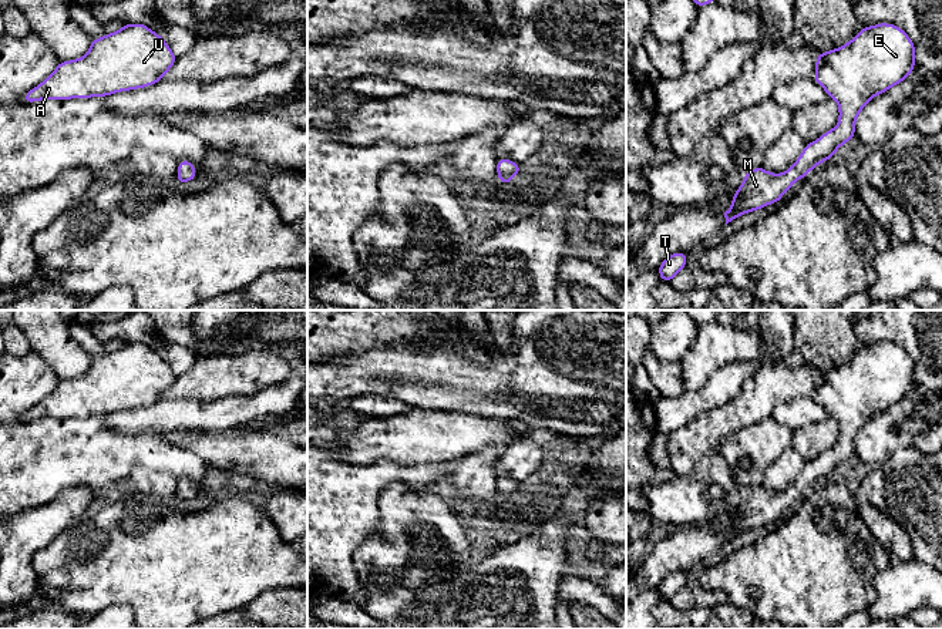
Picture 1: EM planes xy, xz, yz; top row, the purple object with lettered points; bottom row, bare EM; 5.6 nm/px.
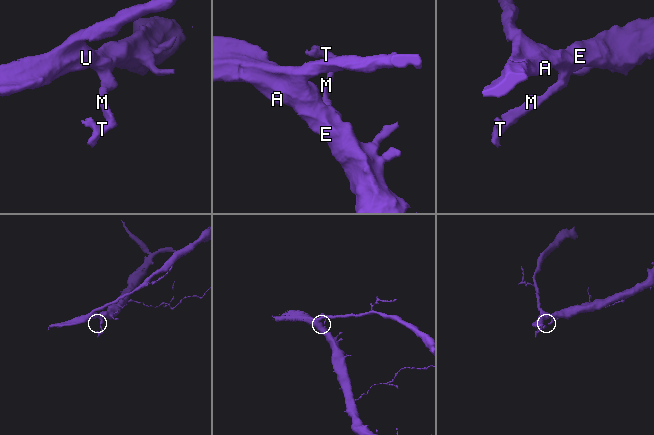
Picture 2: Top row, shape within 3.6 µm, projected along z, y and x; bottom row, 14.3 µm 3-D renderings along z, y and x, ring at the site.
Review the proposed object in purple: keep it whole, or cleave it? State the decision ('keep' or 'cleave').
keep

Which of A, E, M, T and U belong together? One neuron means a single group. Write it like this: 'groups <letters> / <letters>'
groups A E M T U

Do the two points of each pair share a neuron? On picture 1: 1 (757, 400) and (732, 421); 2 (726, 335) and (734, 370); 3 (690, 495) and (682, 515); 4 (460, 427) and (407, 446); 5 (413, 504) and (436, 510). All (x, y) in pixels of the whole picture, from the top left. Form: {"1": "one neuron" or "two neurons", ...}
{"1": "one neuron", "2": "two neurons", "3": "one neuron", "4": "one neuron", "5": "one neuron"}

